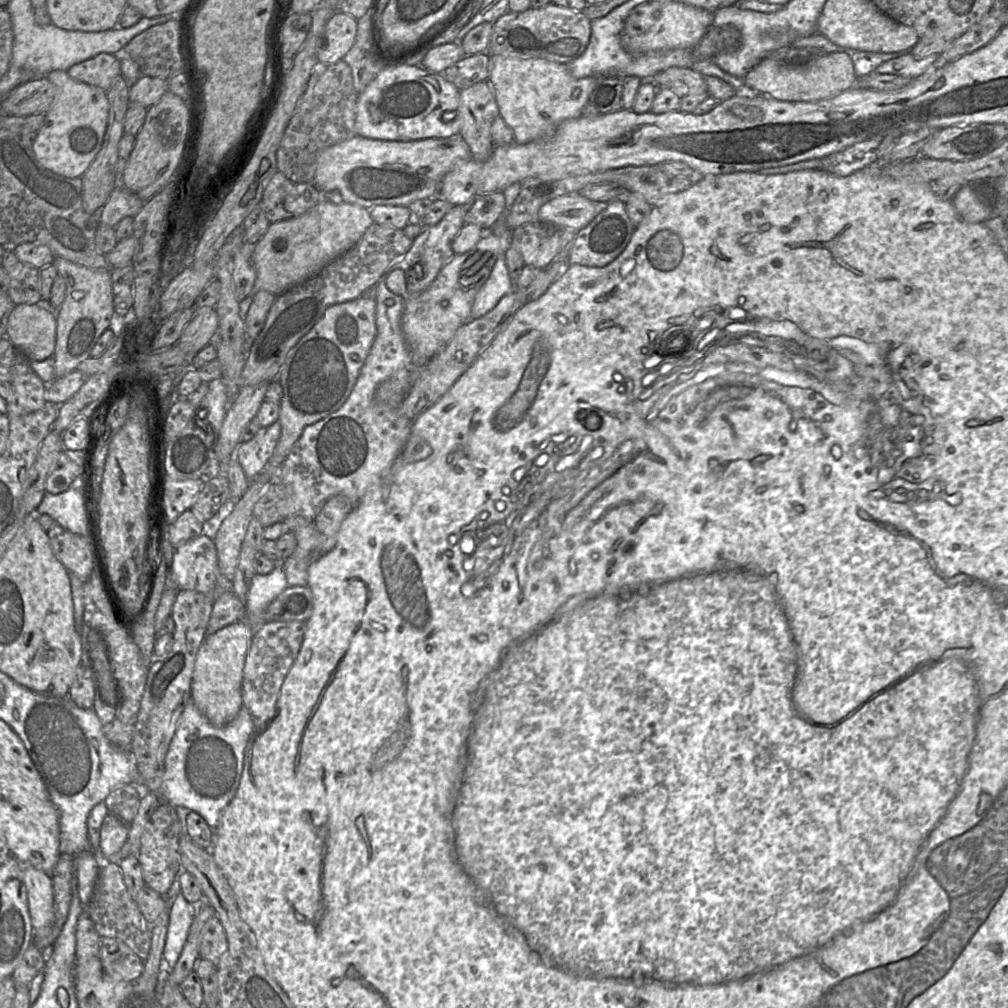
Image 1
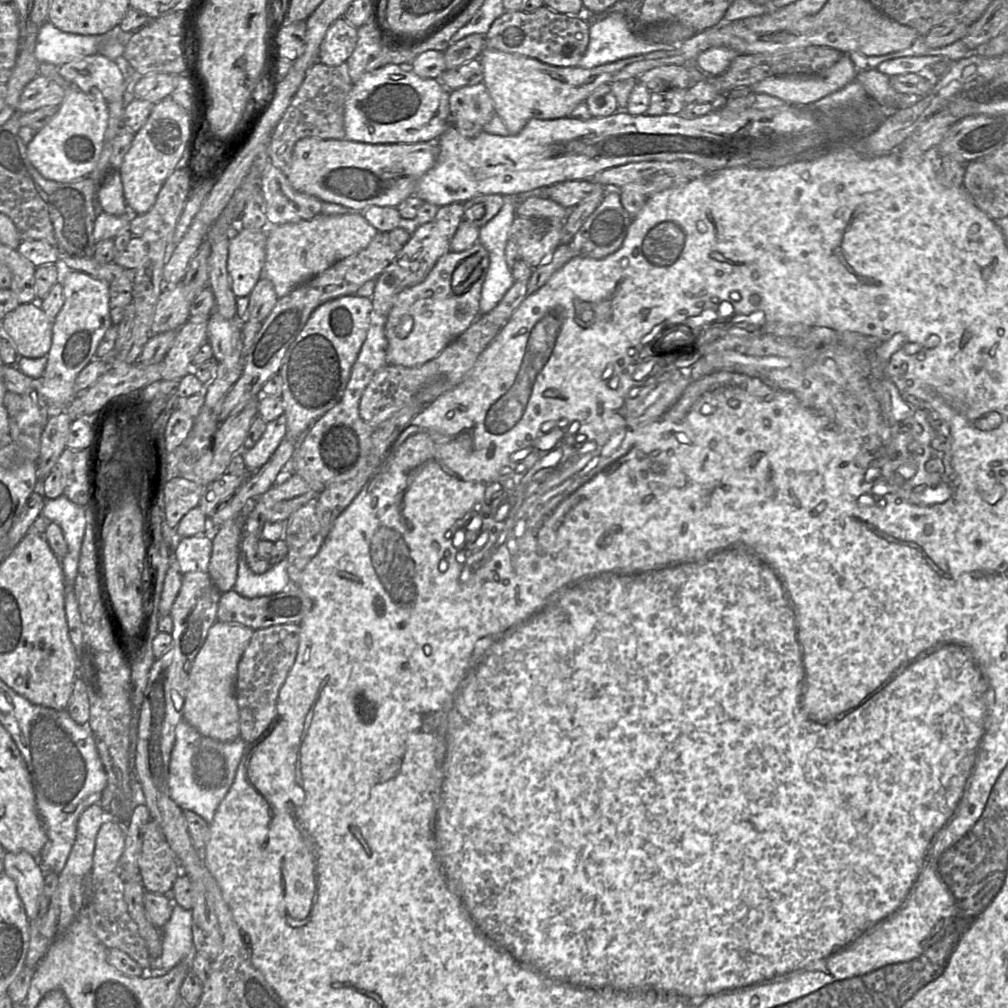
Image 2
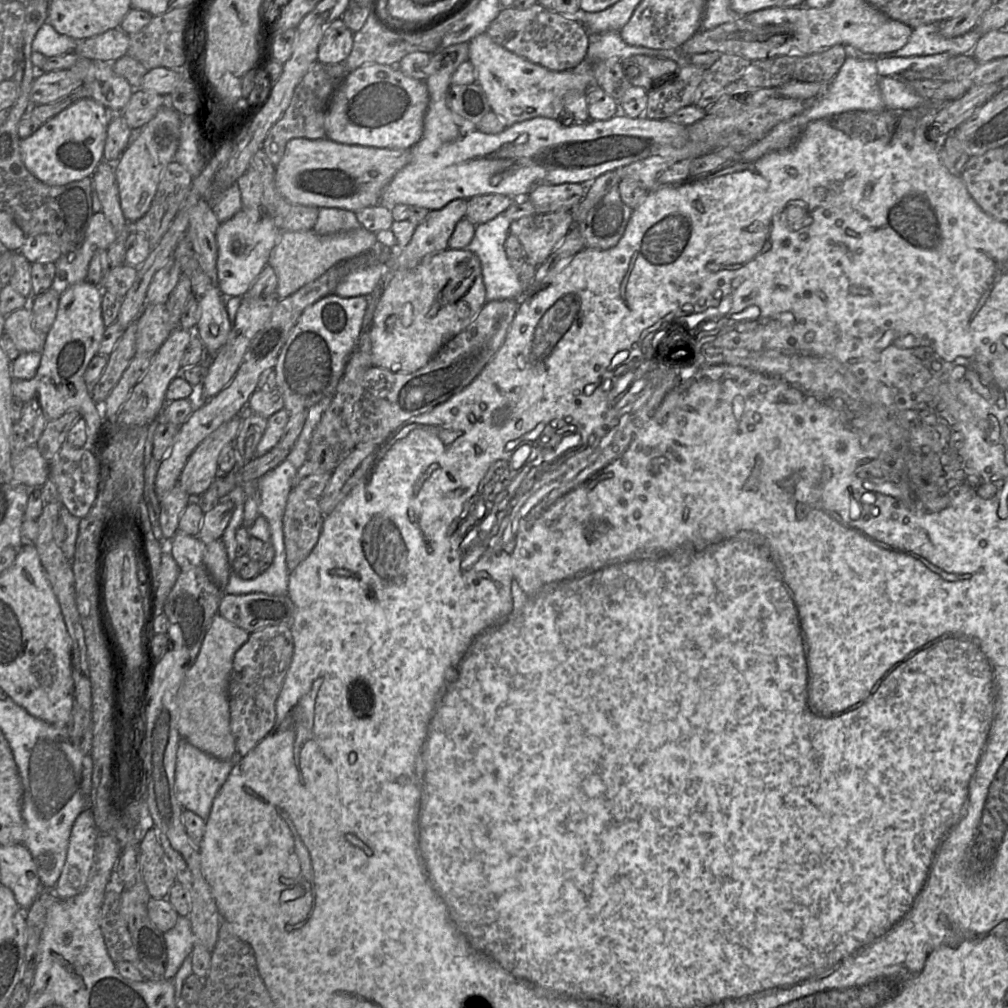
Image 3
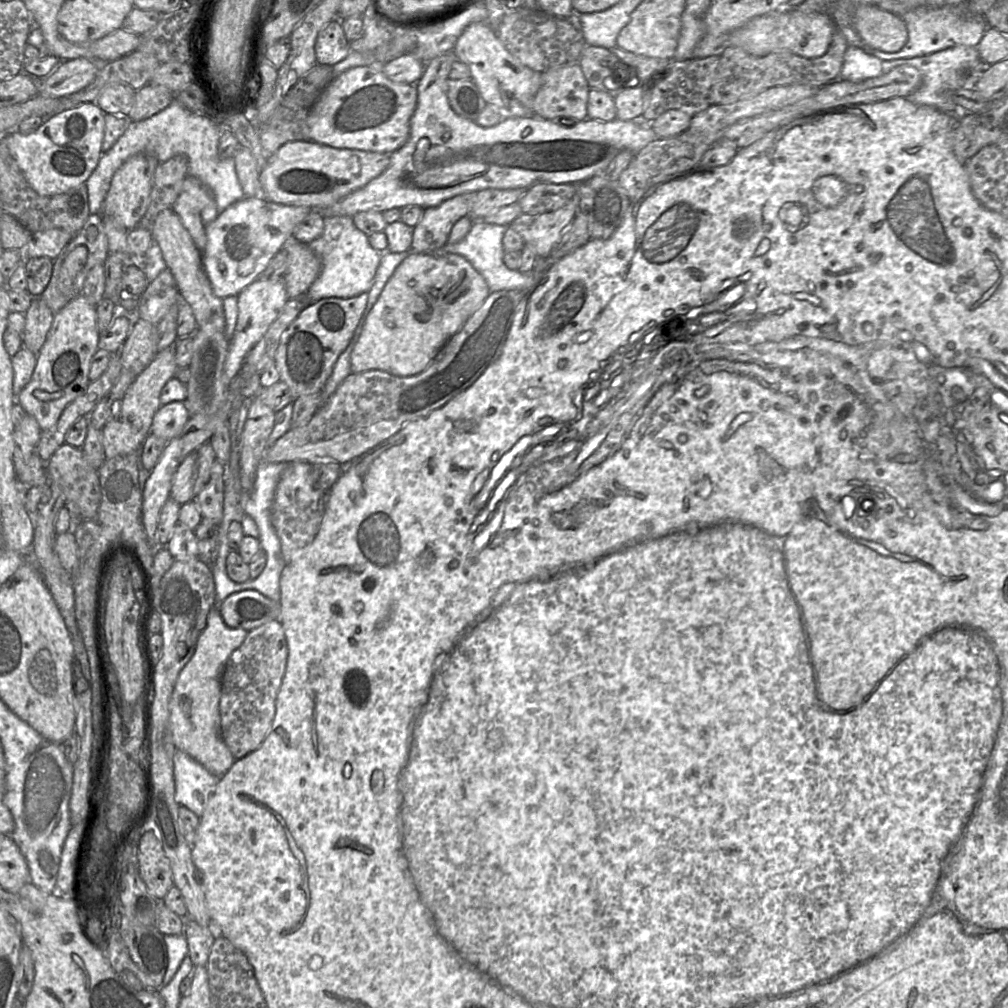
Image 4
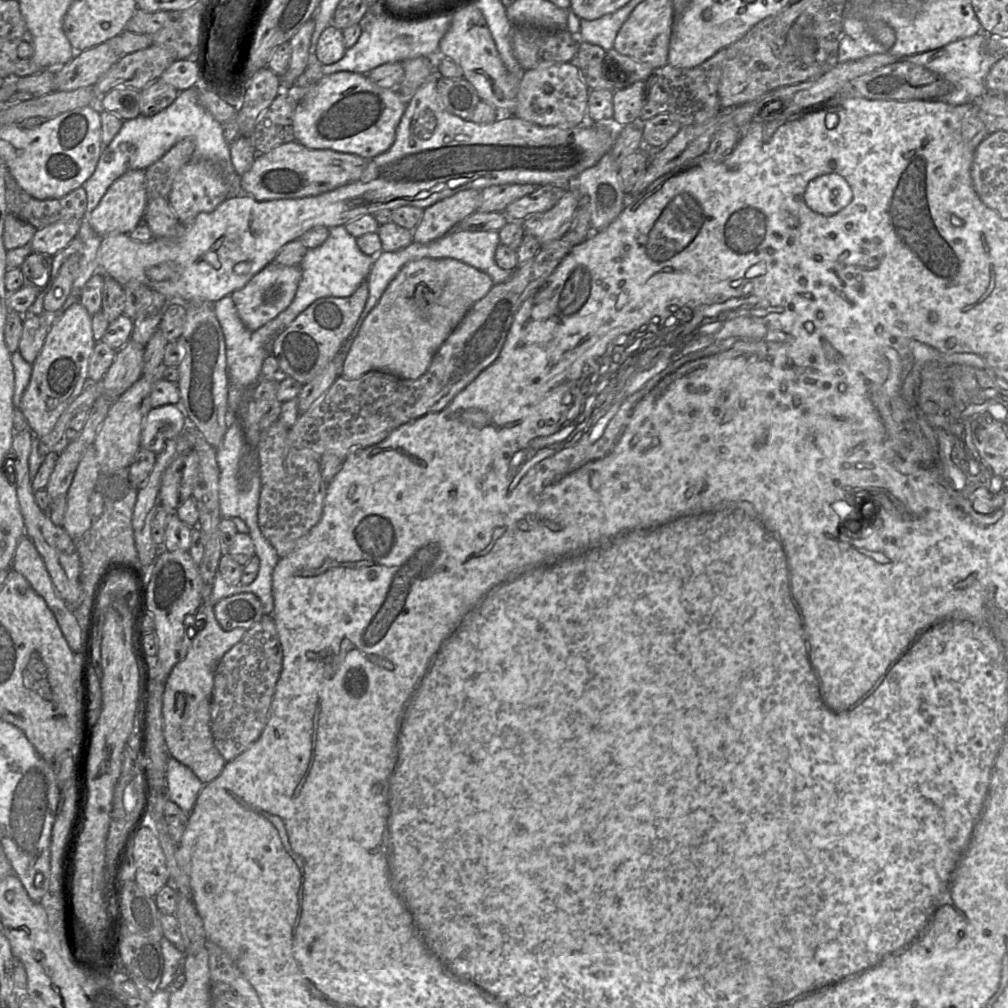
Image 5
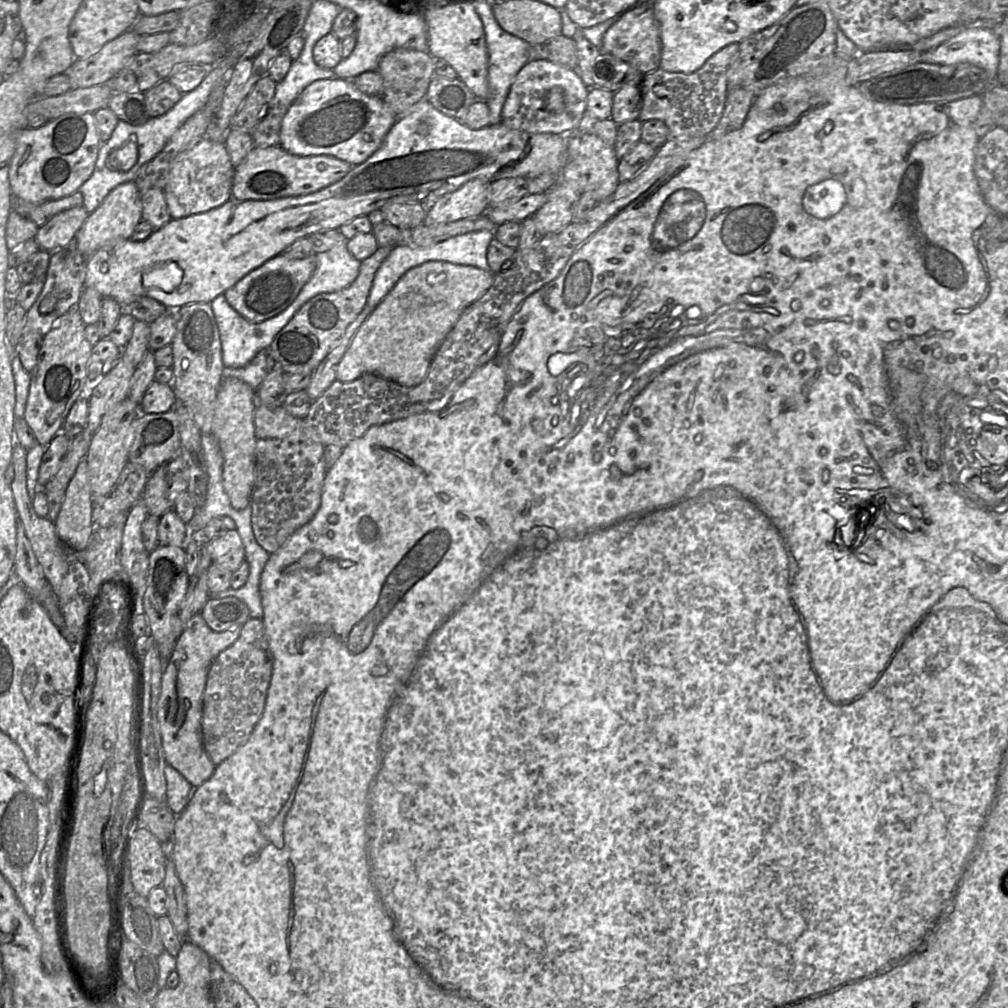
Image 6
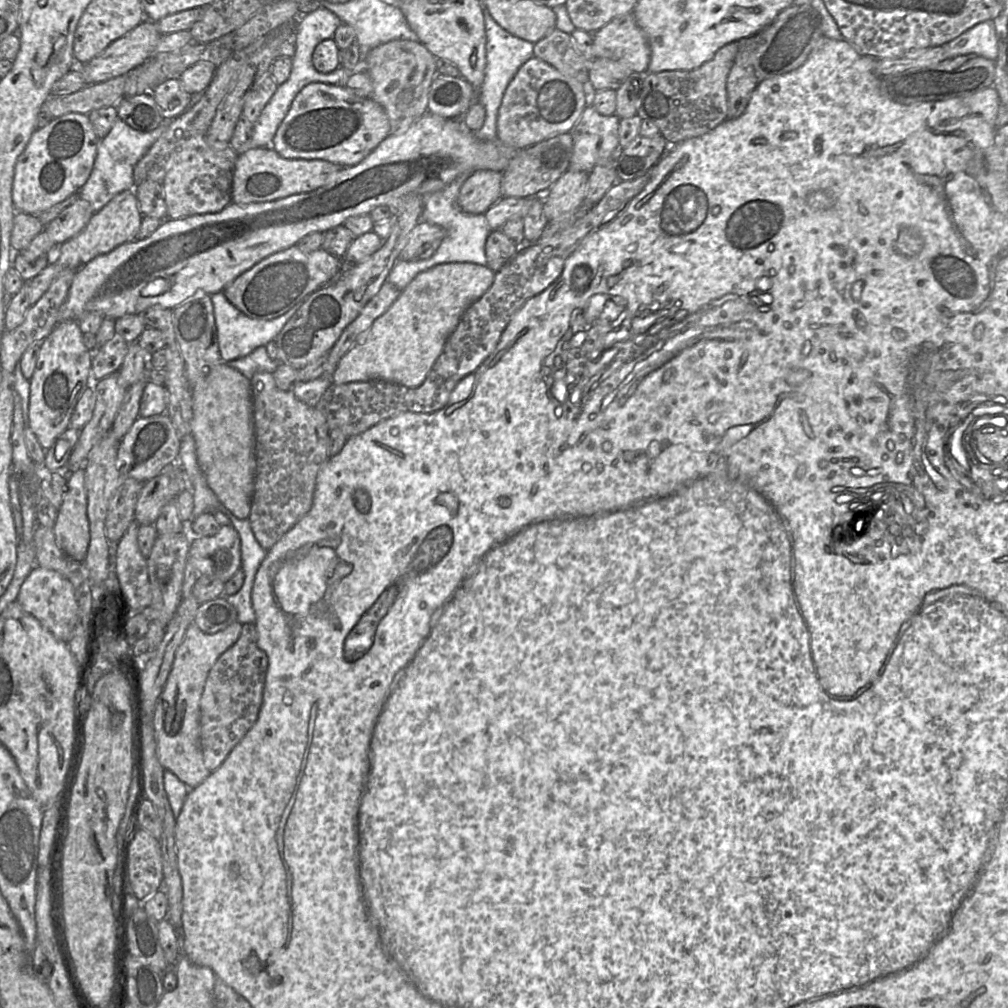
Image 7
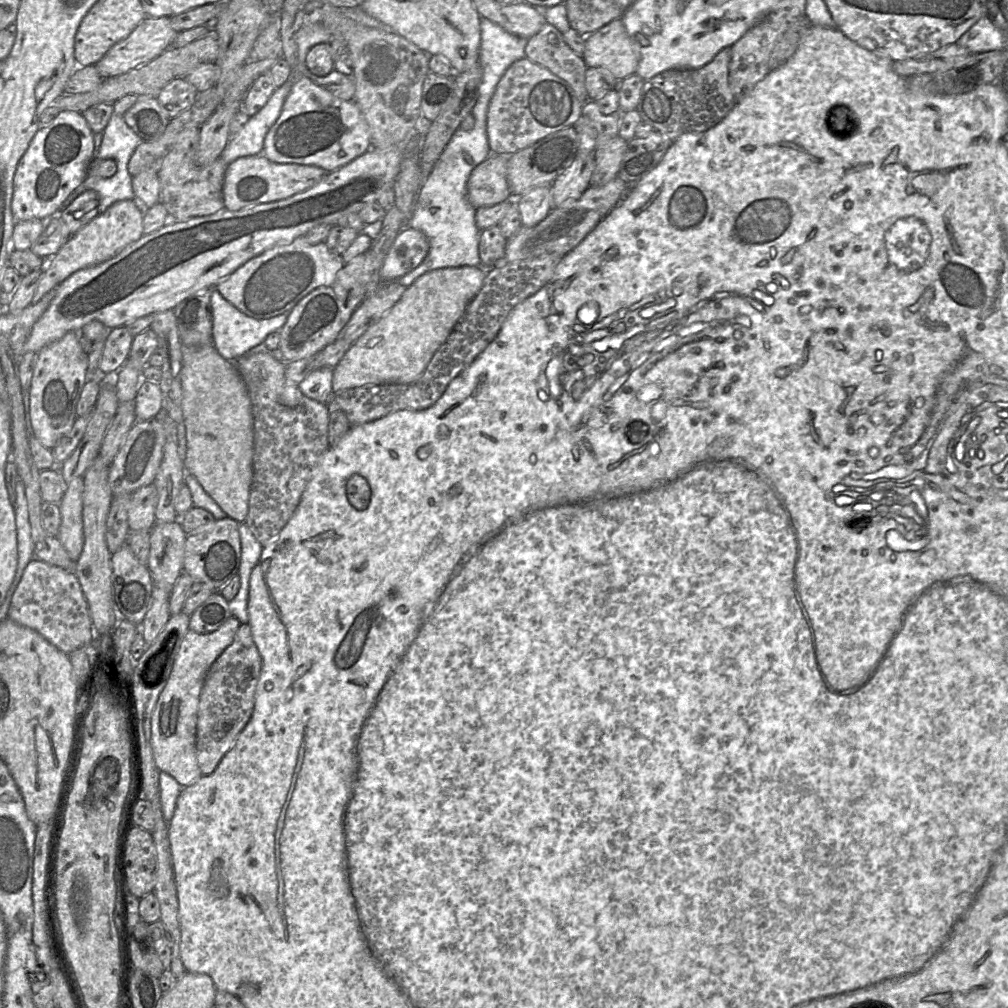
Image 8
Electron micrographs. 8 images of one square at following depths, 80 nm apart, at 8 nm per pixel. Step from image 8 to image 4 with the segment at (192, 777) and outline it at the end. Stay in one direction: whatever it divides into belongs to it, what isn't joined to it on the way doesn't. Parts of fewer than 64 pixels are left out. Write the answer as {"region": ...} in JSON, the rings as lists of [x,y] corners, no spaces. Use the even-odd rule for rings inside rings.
{"region":[[[214,606],[208,613],[207,625],[198,638],[192,658],[179,673],[169,703],[170,727],[176,749],[188,754],[217,777],[222,777],[236,761],[221,735],[219,702],[222,689],[222,675],[229,656],[242,645],[248,632],[244,629],[228,627],[219,612],[218,606]]]}

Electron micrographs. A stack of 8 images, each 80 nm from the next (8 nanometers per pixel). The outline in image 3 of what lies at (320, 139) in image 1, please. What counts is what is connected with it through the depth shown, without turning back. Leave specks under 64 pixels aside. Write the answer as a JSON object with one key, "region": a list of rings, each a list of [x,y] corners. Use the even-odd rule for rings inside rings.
{"region":[[[316,61],[296,86],[291,102],[281,118],[271,127],[262,149],[274,166],[281,161],[286,144],[293,138],[326,138],[325,117],[330,100],[347,75],[345,63],[323,64]]]}

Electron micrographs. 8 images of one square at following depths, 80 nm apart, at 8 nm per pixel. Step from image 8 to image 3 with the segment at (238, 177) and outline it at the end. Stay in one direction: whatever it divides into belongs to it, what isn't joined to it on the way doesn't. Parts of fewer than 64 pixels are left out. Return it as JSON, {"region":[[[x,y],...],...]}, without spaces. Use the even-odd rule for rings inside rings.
{"region":[[[293,138],[275,166],[275,183],[281,195],[292,203],[356,212],[378,205],[383,189],[410,160],[410,149],[347,145],[328,138]]]}

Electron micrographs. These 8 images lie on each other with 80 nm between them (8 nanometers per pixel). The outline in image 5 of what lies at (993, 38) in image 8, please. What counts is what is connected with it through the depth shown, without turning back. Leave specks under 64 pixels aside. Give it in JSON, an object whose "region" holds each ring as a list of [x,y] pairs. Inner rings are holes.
{"region":[[[980,32],[971,37],[951,42],[935,50],[901,57],[897,61],[908,61],[943,76],[948,81],[951,90],[945,96],[937,98],[937,100],[951,105],[972,105],[975,99],[986,92],[986,88],[984,88],[986,76],[1000,57],[986,51],[986,42],[987,34]]]}

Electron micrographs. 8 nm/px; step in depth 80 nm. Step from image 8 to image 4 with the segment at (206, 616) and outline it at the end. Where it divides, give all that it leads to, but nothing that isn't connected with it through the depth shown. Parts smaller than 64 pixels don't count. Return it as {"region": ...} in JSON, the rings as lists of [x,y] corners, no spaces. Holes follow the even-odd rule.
{"region":[[[256,590],[233,593],[217,606],[225,624],[230,628],[251,631],[270,621],[280,620],[280,602]]]}

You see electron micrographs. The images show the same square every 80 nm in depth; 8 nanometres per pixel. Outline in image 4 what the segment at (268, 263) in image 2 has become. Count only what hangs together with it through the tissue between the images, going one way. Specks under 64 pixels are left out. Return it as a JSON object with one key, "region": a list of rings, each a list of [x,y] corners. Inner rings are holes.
{"region":[[[290,237],[282,247],[288,256],[288,266],[282,277],[289,298],[305,295],[321,271],[321,261],[308,244]]]}

